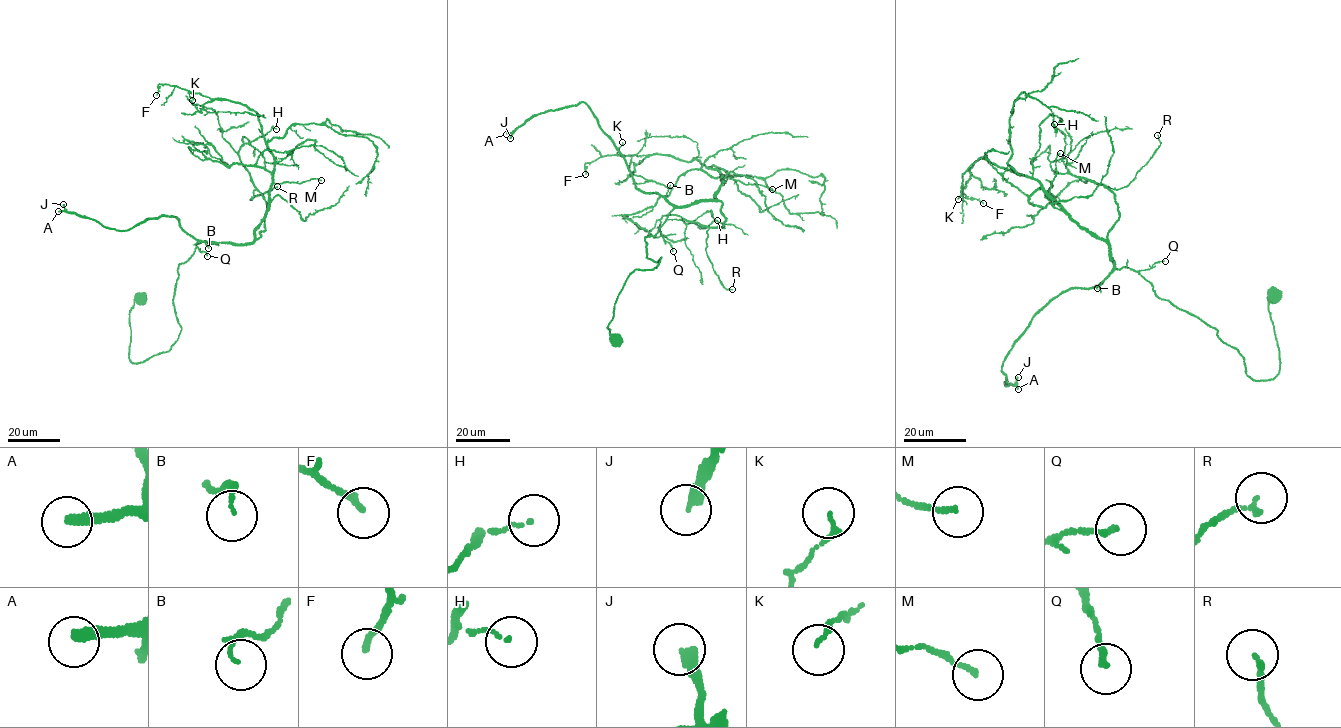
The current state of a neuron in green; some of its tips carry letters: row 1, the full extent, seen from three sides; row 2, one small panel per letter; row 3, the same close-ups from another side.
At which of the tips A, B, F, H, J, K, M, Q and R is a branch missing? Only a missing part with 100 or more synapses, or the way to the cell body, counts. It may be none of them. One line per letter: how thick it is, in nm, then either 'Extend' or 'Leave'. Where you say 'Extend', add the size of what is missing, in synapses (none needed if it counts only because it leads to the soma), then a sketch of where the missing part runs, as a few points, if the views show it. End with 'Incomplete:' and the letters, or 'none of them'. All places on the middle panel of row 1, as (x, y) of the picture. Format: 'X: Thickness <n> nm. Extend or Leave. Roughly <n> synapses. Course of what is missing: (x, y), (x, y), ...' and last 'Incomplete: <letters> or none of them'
A: Thickness 320 nm. Extend. Roughly 250 synapses
B: Thickness 130 nm. Leave
F: Thickness 160 nm. Leave
H: Thickness 90 nm. Leave
J: Thickness 280 nm. Extend. Roughly 250 synapses. Course of what is missing: (510, 138), (511, 172), (529, 185), (557, 228), (565, 267), (586, 271), (596, 286), (630, 287)
K: Thickness 140 nm. Leave
M: Thickness 130 nm. Leave
Q: Thickness 160 nm. Leave
R: Thickness 150 nm. Leave
Incomplete: A, J

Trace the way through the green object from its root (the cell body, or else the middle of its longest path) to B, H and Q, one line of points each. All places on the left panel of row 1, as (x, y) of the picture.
B: (140, 298), (130, 312), (135, 363), (177, 340), (178, 266), (197, 244), (211, 242), (205, 242), (208, 248)
H: (140, 298), (135, 363), (178, 339), (178, 266), (196, 245), (264, 230), (239, 150), (276, 129)
Q: (140, 298), (130, 312), (135, 363), (177, 340), (178, 266), (196, 247), (207, 256)

